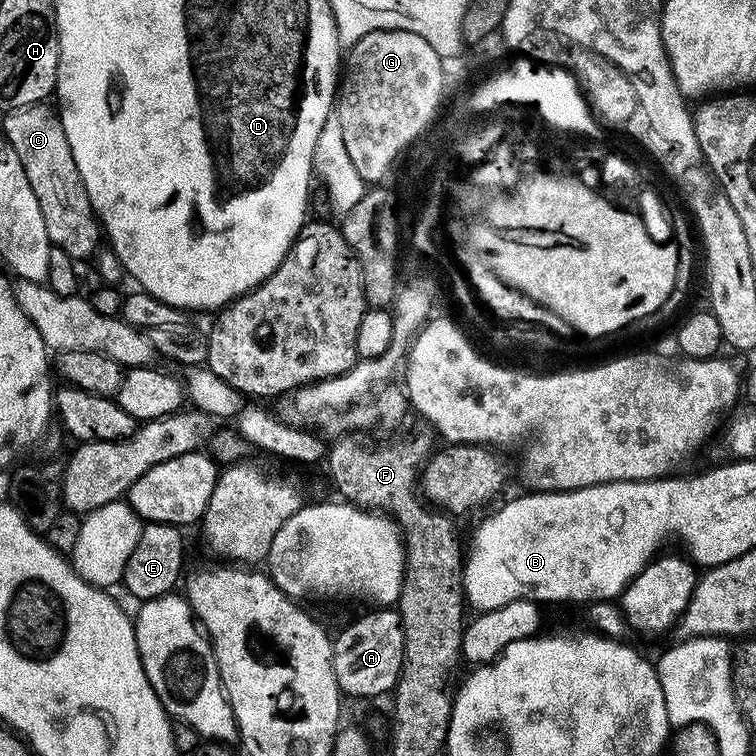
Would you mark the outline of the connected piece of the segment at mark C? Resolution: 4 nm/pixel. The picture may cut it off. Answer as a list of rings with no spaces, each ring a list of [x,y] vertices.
[[[41,102],[5,111],[4,136],[8,139],[5,141],[7,147],[18,154],[22,170],[26,170],[26,179],[38,197],[38,207],[42,209],[46,234],[52,247],[66,250],[71,260],[91,261],[102,244],[102,225],[96,219],[96,212],[86,194],[82,174],[78,174],[70,142],[66,142],[66,130],[60,121],[60,113],[55,107],[48,106]]]

